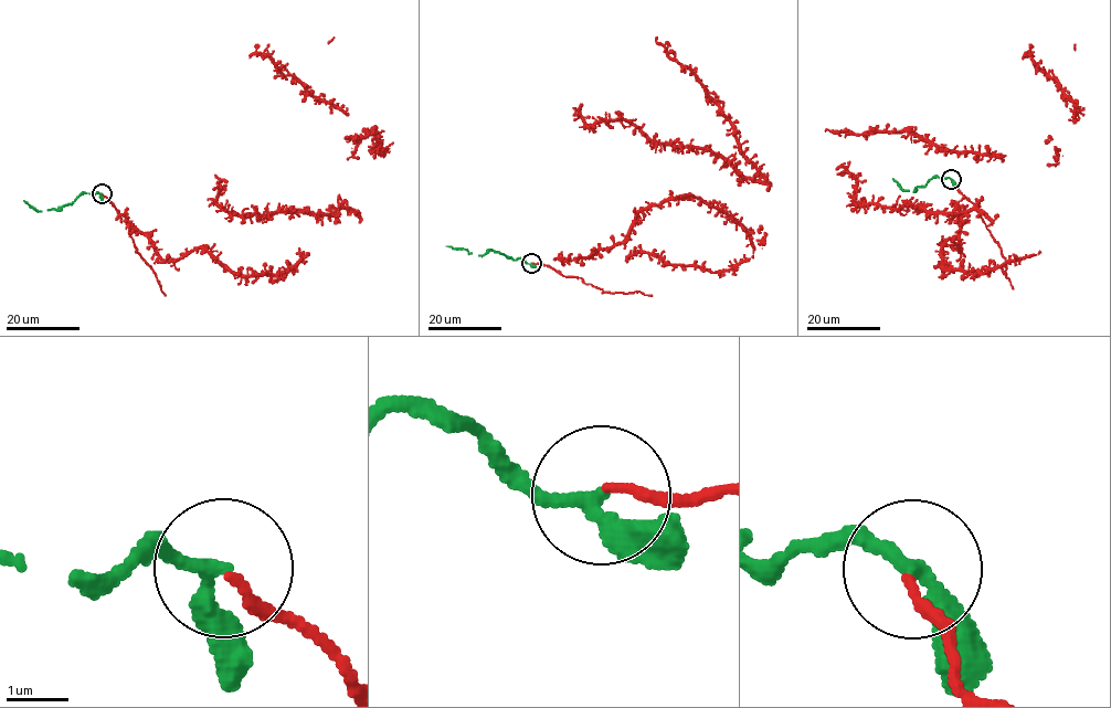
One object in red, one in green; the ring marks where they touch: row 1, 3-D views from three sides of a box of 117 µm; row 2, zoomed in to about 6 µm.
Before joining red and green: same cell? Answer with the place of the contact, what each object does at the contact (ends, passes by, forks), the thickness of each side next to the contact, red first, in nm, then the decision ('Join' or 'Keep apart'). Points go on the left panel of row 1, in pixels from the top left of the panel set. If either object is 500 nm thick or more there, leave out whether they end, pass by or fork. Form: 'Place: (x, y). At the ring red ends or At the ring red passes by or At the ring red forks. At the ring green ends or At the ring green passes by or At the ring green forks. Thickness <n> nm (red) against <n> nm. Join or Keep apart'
Place: (102, 193). At the ring red ends. At the ring green passes by. Thickness 160 nm (red) against 240 nm. Join

